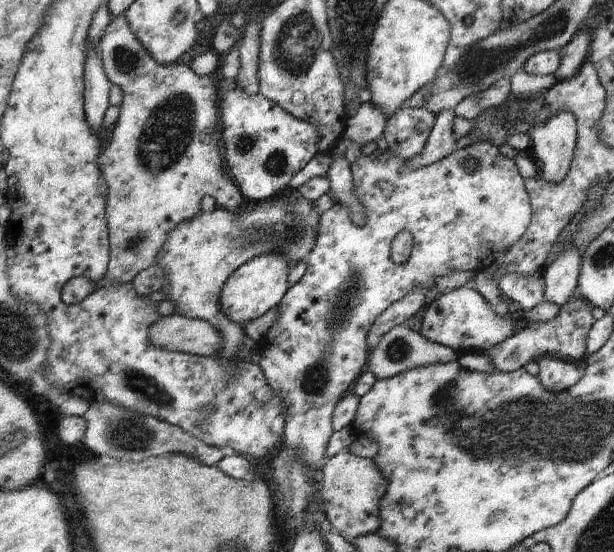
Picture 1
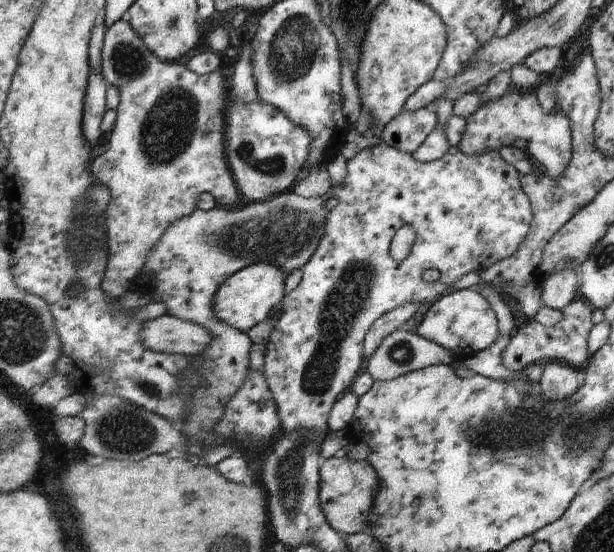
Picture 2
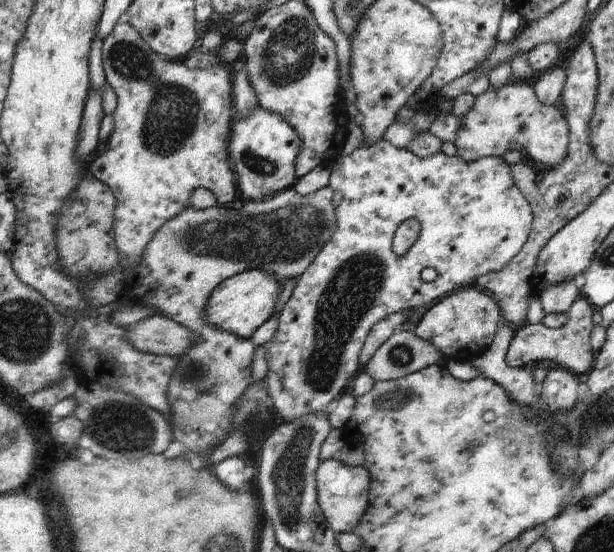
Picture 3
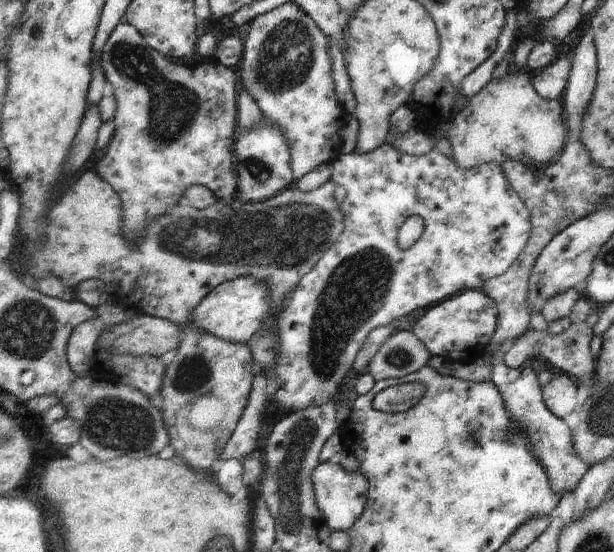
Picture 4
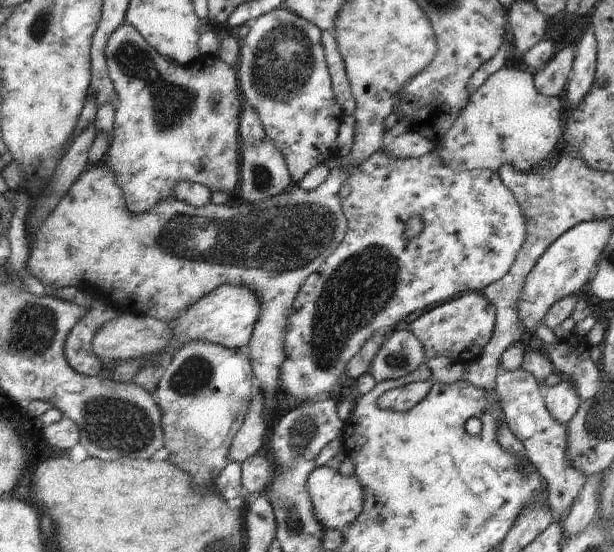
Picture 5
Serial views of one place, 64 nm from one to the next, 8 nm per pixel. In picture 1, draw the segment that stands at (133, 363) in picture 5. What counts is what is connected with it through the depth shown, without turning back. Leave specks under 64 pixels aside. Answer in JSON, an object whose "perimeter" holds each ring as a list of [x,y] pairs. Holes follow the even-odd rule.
{"perimeter":[[[268,252],[258,258],[253,258],[235,270],[220,290],[220,310],[238,326],[258,320],[272,308],[280,304],[288,292],[288,273],[292,265],[280,252]]]}

